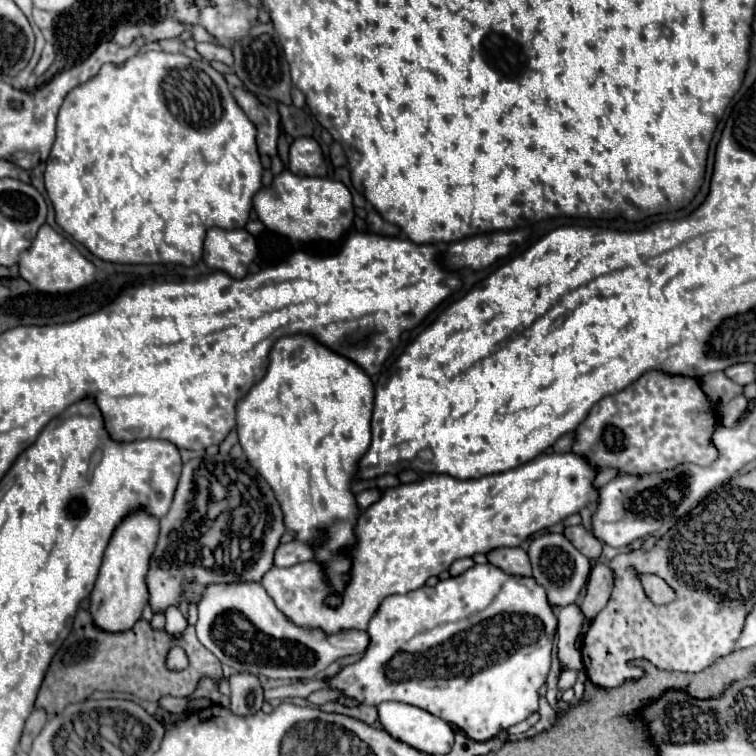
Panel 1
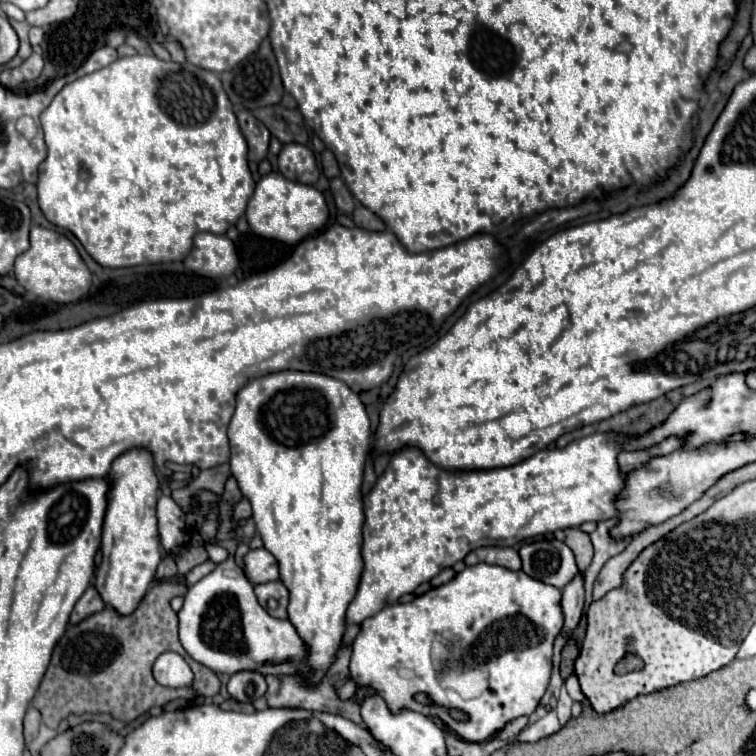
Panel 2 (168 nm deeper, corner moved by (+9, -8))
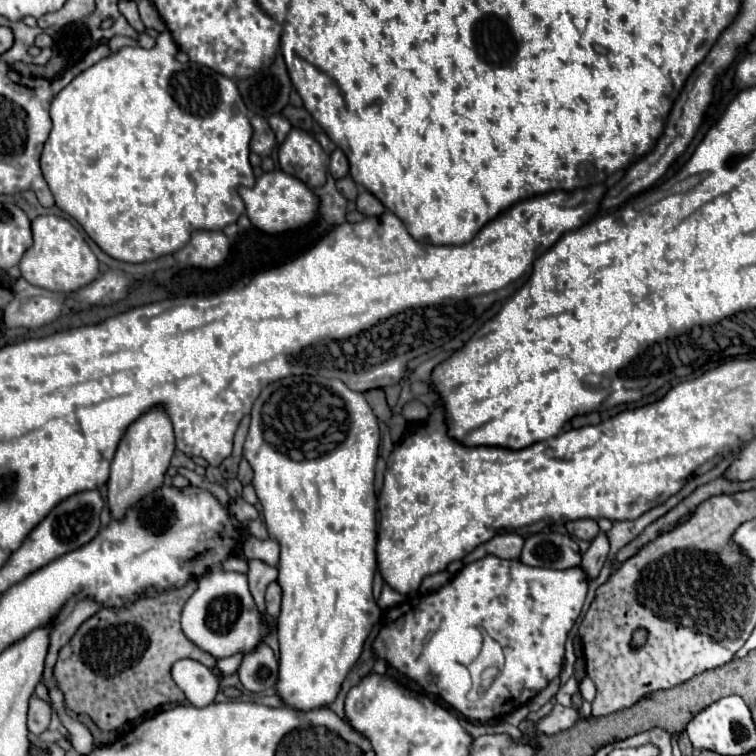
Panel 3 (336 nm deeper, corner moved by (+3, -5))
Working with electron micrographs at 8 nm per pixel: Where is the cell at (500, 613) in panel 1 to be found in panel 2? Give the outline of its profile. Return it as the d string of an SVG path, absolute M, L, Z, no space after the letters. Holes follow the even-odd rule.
M486 562L466 566L448 584L432 588L408 604L388 604L378 614L366 618L362 622L360 634L354 640L350 676L360 686L372 686L380 696L384 696L384 700L388 700L388 708L412 708L426 716L438 716L460 738L468 742L484 742L492 734L502 730L510 720L518 716L530 716L540 704L540 698L544 696L550 684L554 638L560 634L564 626L560 600L560 588L534 580L522 570L514 572ZM466 654L474 654L468 658L484 662L484 666L490 672L488 690L484 690L480 696L473 699L464 699L446 686L450 665L460 663ZM416 694L426 694L430 698L430 704L416 702ZM452 708L466 712L468 720L454 720L450 716Z

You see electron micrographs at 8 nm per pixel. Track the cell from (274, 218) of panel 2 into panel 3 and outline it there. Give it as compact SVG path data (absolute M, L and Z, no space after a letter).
M280 169L264 173L252 189L242 187L240 197L246 203L246 213L252 225L256 225L260 231L266 233L284 233L292 229L302 229L314 221L316 209L320 207L318 195L314 195L314 191L306 183L298 181L296 177L290 177L288 173L282 173Z

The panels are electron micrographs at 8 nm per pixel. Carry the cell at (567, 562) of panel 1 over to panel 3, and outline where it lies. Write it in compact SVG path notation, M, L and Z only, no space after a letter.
M536 533L524 543L520 561L532 567L548 569L572 569L580 565L578 543L570 535L562 533Z

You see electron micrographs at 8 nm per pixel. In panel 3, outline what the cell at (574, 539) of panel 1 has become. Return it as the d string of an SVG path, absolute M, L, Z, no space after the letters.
M580 519L580 521L568 521L566 523L566 531L576 537L576 539L584 539L584 541L592 541L600 529L596 525L594 519Z

